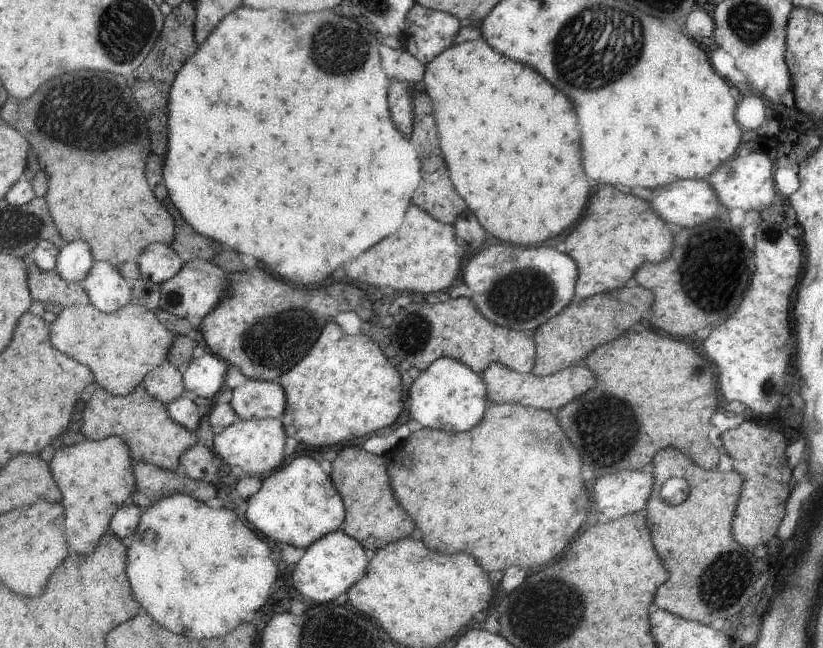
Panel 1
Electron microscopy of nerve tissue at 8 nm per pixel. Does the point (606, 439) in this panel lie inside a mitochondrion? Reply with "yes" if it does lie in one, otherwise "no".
yes

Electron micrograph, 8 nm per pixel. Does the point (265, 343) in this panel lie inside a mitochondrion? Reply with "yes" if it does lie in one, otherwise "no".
yes

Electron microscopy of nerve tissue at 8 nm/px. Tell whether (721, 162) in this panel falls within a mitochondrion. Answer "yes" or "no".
no

